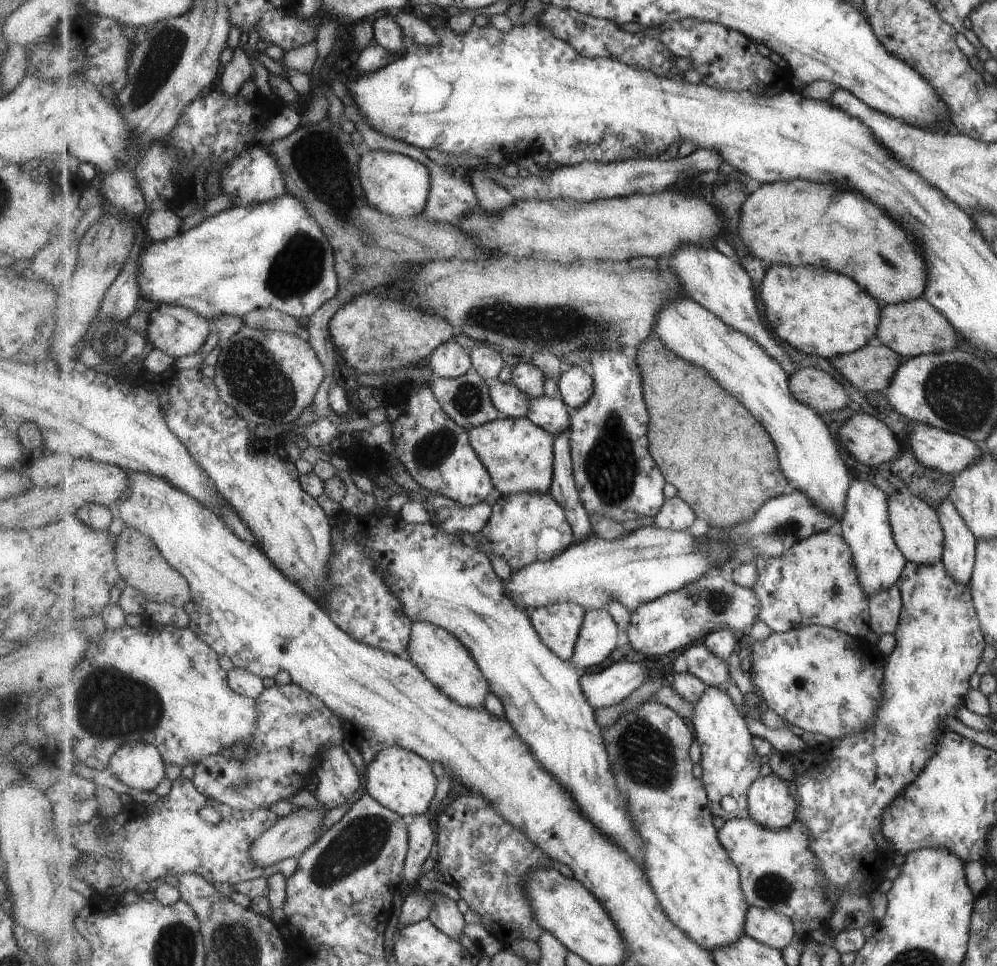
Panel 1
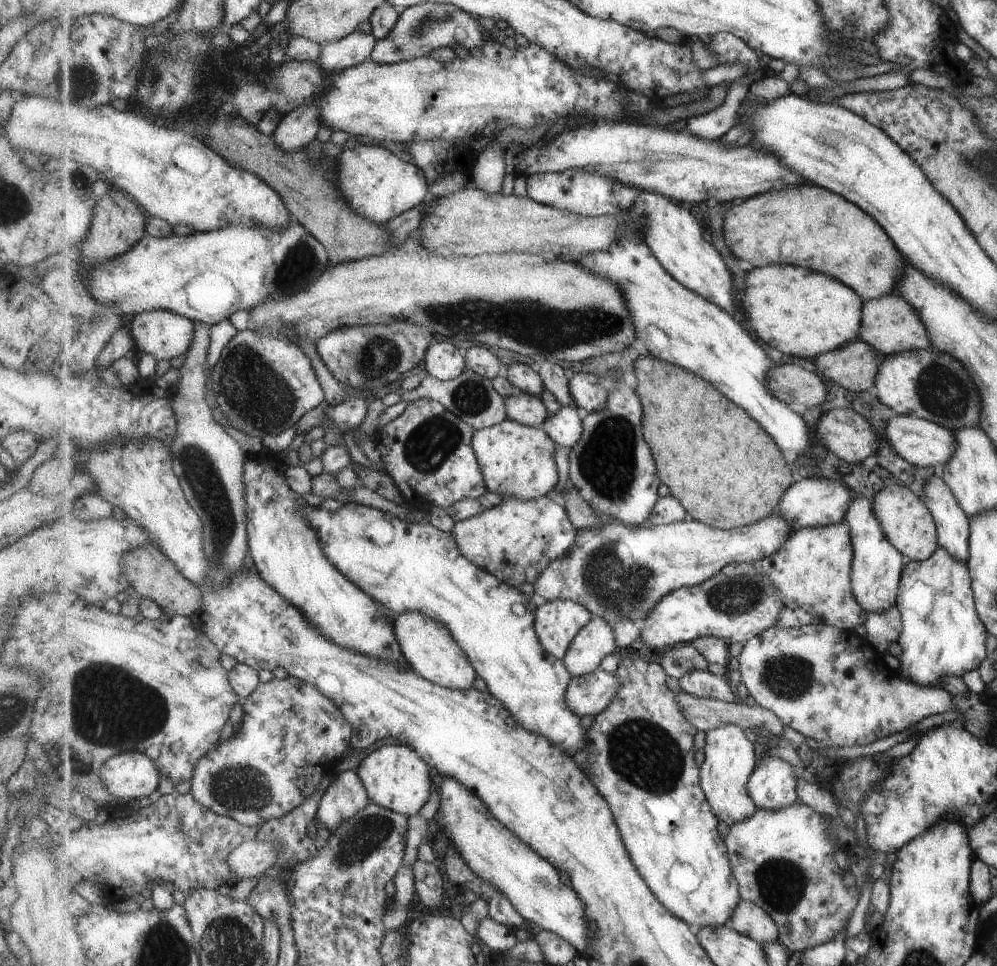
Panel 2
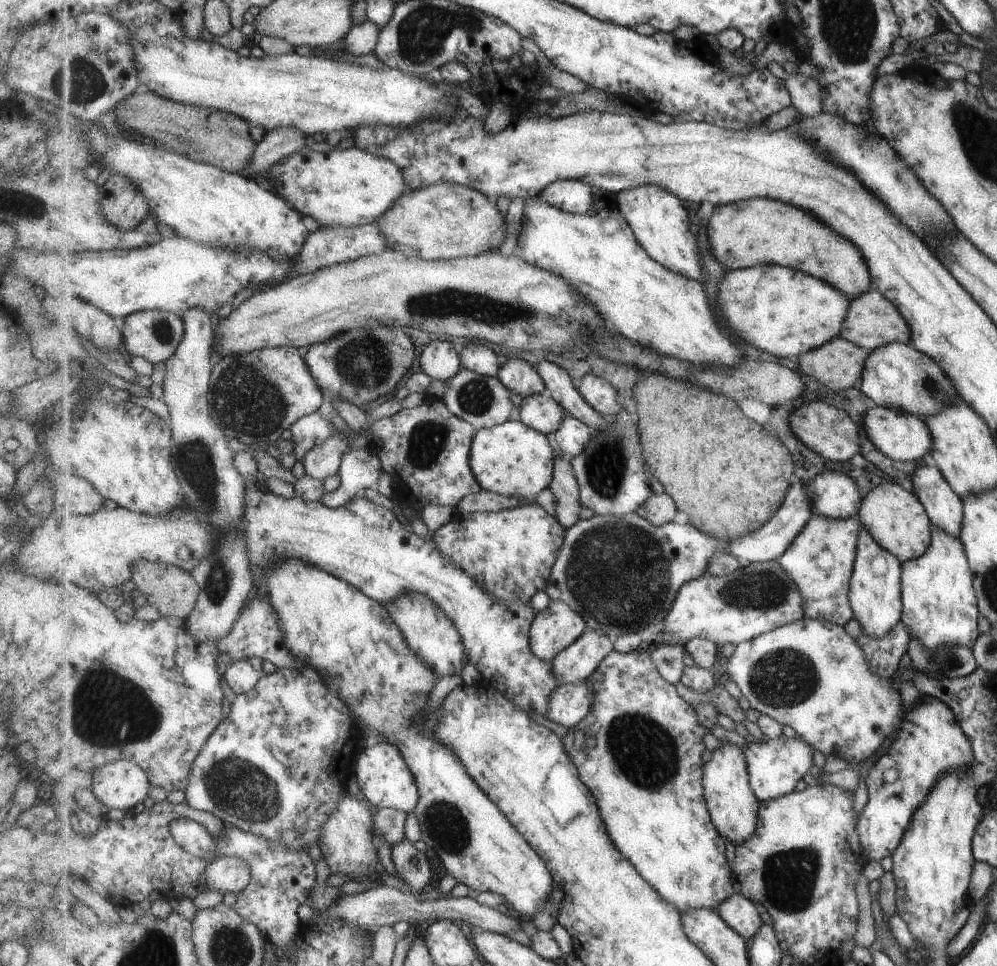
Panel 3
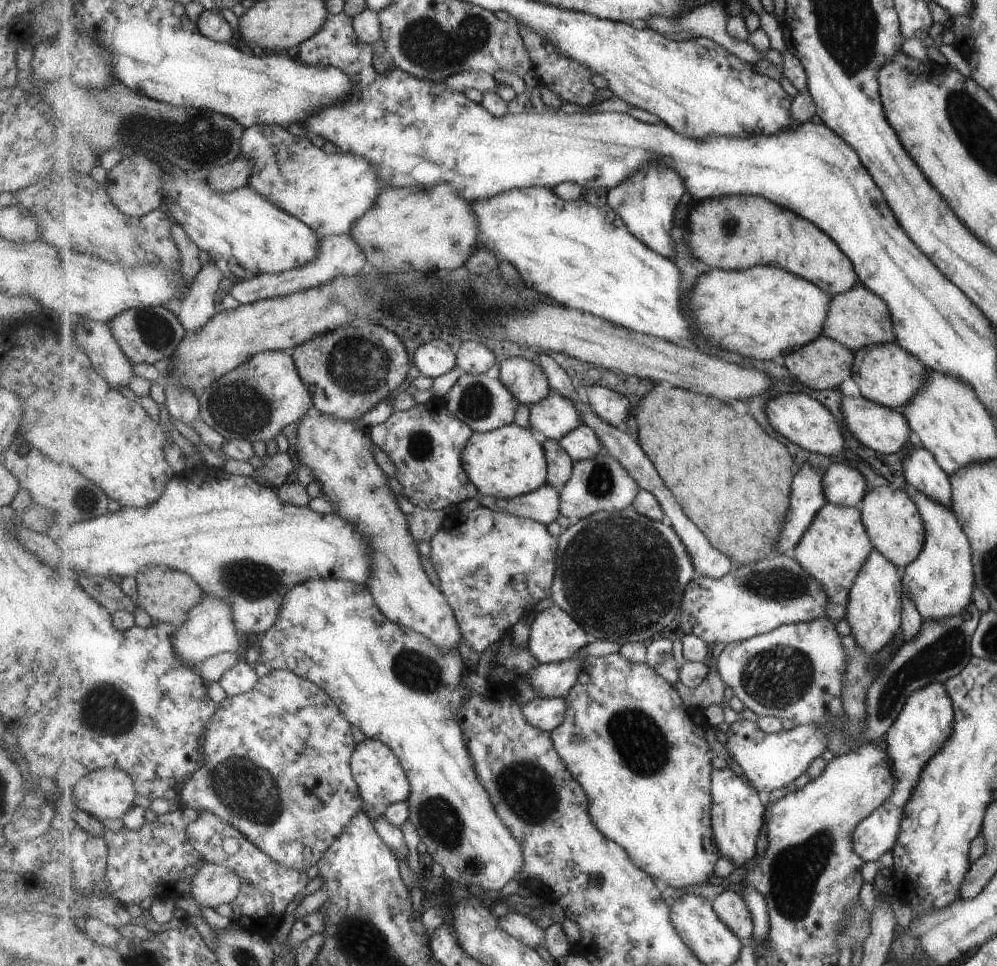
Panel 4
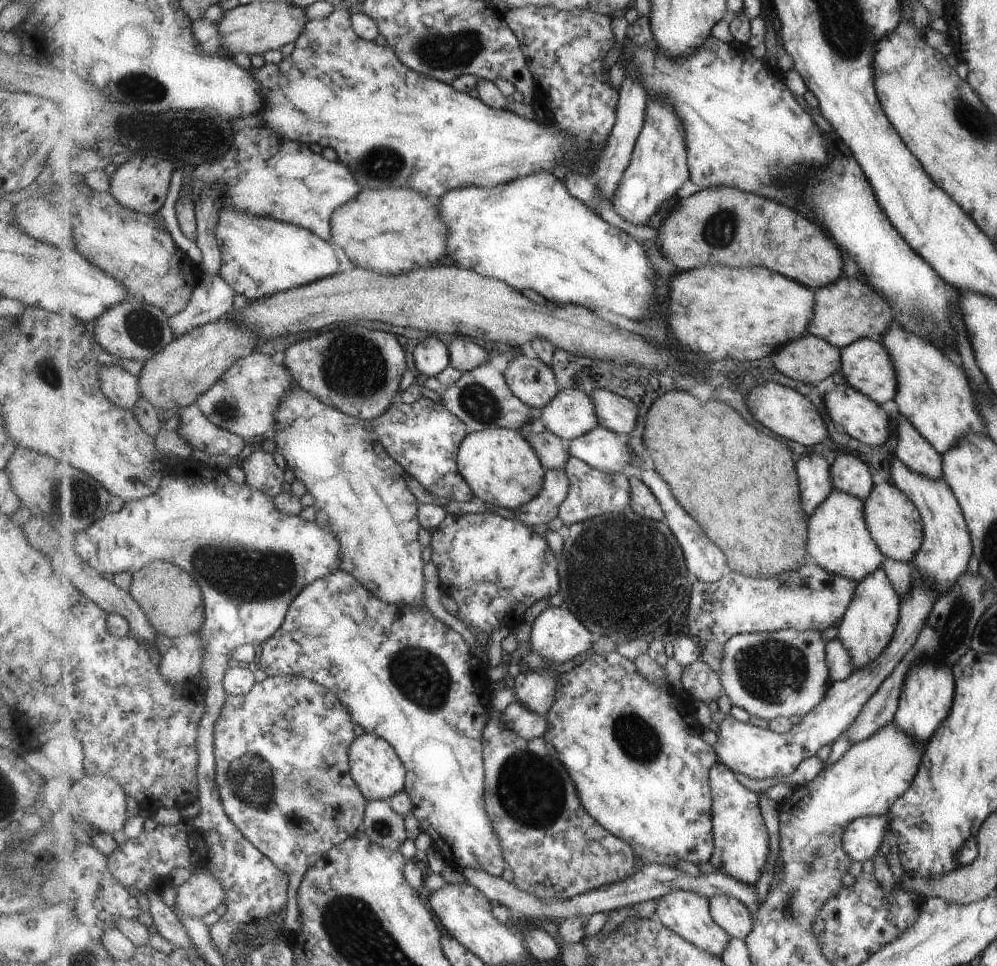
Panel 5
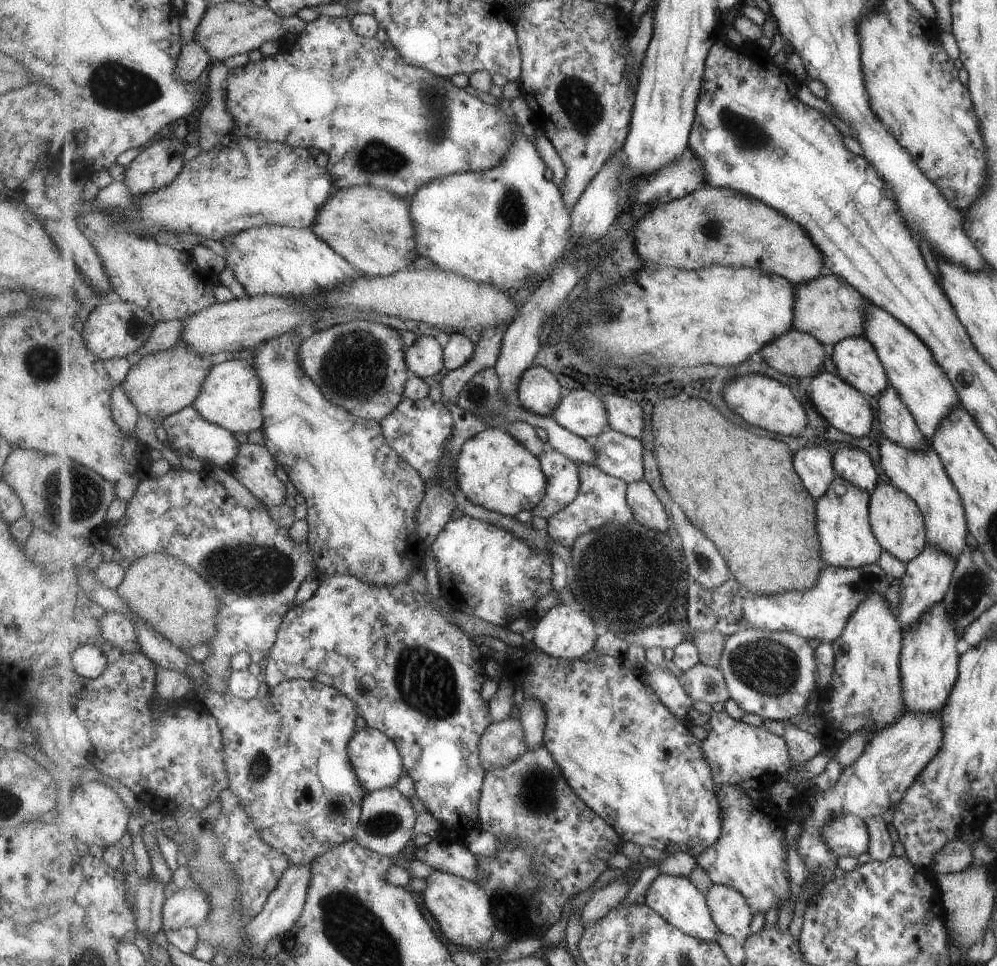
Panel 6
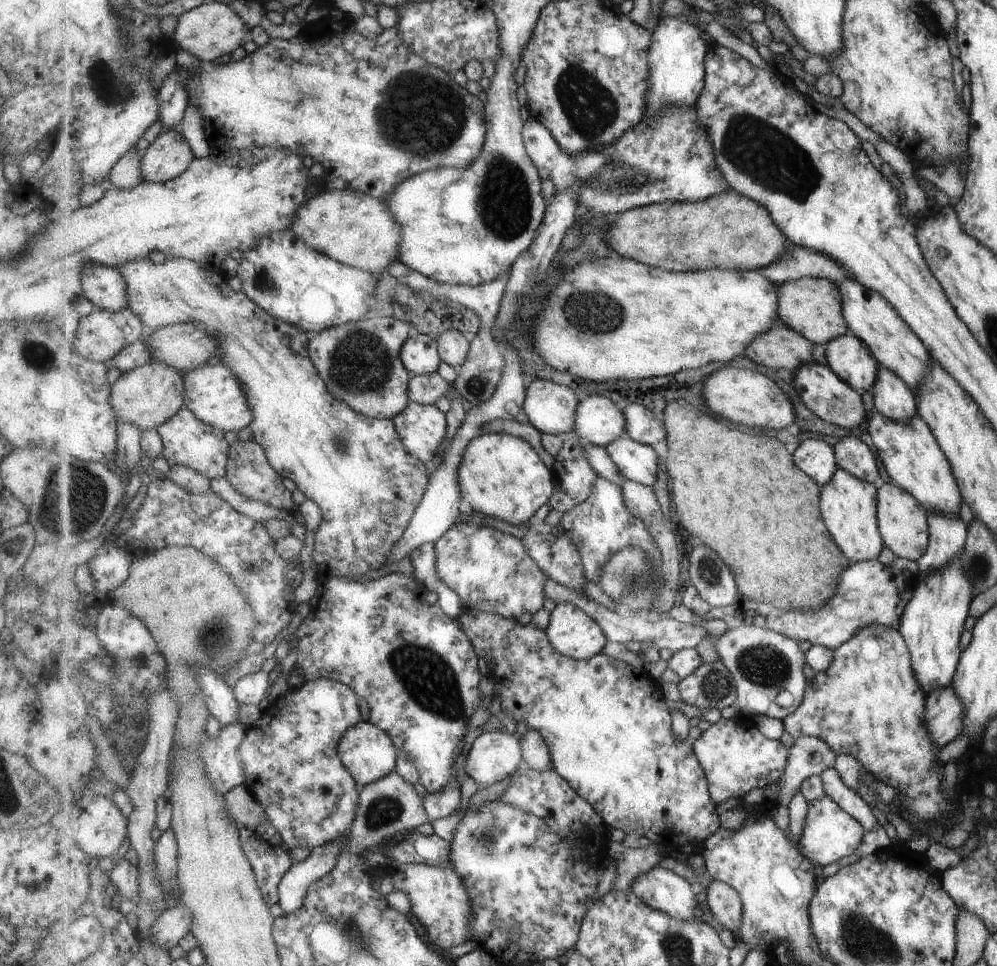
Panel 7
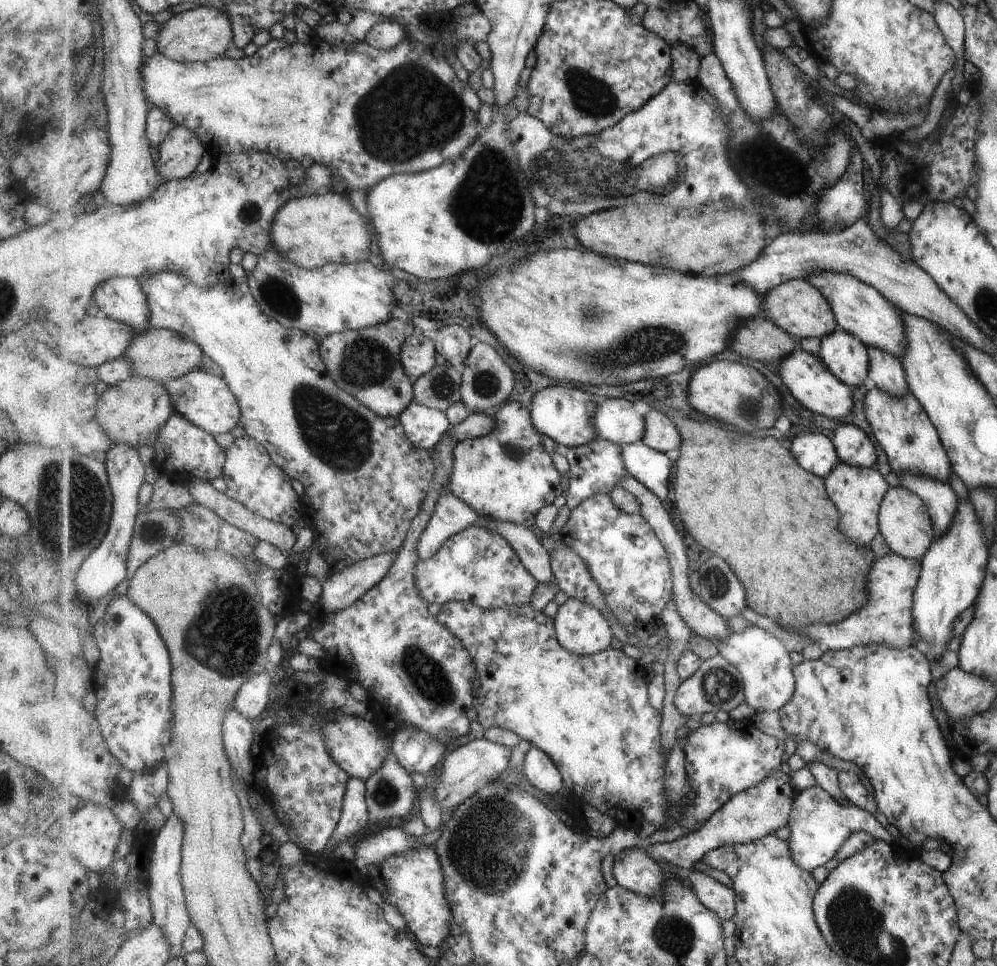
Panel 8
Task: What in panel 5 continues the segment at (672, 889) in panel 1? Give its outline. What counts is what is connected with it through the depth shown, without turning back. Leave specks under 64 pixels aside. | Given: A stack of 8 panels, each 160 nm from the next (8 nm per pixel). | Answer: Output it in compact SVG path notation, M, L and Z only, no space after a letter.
M619 651L599 654L595 652L585 659L580 665L574 666L570 671L561 673L558 678L559 688L555 702L548 712L549 728L545 731L545 737L556 749L561 762L568 768L569 774L577 785L584 807L594 816L609 832L627 841L633 848L636 856L651 863L659 863L673 867L681 860L687 860L693 864L701 864L710 860L716 851L716 834L714 833L712 793L712 778L710 772L716 766L718 754L713 745L707 744L697 728L693 728L688 720L685 720L681 712L682 704L677 704L674 699L674 688L667 684L655 684L647 680L636 668L634 661L623 656Z

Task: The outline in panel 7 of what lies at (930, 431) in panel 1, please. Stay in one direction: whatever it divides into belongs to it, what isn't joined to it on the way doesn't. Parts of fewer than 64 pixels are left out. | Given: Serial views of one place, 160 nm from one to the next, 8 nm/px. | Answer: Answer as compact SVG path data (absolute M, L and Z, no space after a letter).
M813 361L802 364L793 371L793 384L797 387L799 394L805 404L823 420L831 424L839 424L845 428L855 428L865 418L865 404L861 398L861 392L854 389L847 381L844 381L828 364L823 365Z

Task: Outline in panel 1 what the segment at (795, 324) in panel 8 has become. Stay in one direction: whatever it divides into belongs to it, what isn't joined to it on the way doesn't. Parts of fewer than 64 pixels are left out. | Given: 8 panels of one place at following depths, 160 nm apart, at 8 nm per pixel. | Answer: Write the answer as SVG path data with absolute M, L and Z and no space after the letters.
M923 296L905 302L887 303L880 307L877 339L881 345L895 351L903 359L927 353L938 353L957 348L959 339L951 322Z

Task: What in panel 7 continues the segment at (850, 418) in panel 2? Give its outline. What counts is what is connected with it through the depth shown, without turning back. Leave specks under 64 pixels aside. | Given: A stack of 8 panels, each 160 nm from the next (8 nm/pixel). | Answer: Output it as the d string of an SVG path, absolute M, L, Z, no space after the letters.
M726 366L713 371L713 374L705 379L704 396L714 413L749 428L779 430L795 422L795 406L783 392L783 388L775 380L767 378L765 373L753 369Z

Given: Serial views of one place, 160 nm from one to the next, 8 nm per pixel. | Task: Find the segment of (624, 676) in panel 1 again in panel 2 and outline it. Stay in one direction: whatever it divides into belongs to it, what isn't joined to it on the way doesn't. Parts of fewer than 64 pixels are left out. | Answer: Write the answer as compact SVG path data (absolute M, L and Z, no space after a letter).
M599 668L591 674L573 677L565 698L578 717L594 718L612 703L619 687L620 682L614 672Z

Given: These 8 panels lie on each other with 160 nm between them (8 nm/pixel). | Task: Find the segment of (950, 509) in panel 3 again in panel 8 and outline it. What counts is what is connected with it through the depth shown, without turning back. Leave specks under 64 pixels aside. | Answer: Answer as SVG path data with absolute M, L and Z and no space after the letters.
M867 347L867 351L868 374L865 375L864 382L883 389L894 397L904 395L908 390L908 383L900 360L877 347Z

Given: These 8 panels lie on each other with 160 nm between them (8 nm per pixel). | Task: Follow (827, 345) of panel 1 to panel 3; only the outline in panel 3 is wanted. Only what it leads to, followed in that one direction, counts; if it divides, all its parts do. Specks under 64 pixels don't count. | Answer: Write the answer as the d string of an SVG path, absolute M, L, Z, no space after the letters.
M759 264L755 268L727 270L718 288L720 309L730 328L751 346L779 358L791 359L819 347L837 337L847 316L852 299L824 280L797 269Z

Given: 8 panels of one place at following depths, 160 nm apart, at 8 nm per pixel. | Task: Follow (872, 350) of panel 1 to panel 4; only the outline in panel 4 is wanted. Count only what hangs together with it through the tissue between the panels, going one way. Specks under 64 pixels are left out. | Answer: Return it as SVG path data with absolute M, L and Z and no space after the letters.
M824 334L812 343L800 347L795 352L785 356L783 364L803 383L812 389L837 389L849 376L852 376L852 366L856 352L847 348L842 342L829 338Z

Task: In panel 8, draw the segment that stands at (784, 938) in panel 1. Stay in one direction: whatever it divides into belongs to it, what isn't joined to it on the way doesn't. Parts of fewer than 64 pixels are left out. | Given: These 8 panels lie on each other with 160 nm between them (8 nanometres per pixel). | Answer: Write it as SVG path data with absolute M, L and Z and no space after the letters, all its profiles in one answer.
M692 869L686 872L689 884L695 889L699 900L714 910L724 921L734 918L736 915L736 892L729 886L721 884L716 878L705 872Z

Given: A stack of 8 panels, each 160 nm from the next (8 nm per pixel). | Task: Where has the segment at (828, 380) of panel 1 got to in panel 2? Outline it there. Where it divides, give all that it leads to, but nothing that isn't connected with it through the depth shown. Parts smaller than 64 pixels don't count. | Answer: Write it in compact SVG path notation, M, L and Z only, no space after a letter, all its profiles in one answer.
M792 363L771 367L766 384L774 397L800 409L823 404L828 396L824 380Z

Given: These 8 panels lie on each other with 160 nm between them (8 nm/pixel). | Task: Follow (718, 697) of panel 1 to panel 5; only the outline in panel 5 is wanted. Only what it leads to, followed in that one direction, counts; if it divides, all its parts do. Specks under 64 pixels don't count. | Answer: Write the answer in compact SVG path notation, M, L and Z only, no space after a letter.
M717 761L710 772L714 798L713 822L716 834L716 851L709 862L717 872L732 876L745 884L759 882L769 862L769 828L761 812L759 793L749 790L727 765Z

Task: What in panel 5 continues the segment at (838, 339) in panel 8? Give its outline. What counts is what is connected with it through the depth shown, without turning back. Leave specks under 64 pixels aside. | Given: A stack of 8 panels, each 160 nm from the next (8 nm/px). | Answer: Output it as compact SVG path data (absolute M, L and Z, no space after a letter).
M862 338L842 348L843 366L841 372L848 384L855 387L859 392L864 392L877 404L891 400L896 394L896 373L892 367L892 359L888 349L882 345L878 338Z

